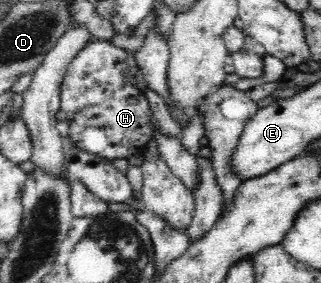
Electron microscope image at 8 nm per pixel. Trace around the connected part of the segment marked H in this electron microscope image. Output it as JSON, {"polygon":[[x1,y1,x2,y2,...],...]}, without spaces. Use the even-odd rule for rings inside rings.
{"polygon":[[88,41,68,64,62,81,60,110,66,113,69,120,67,136,78,148,107,161,115,158,126,159,129,155,142,153,152,140,154,130,152,111,145,95,146,86,135,52,126,51,108,41]]}

